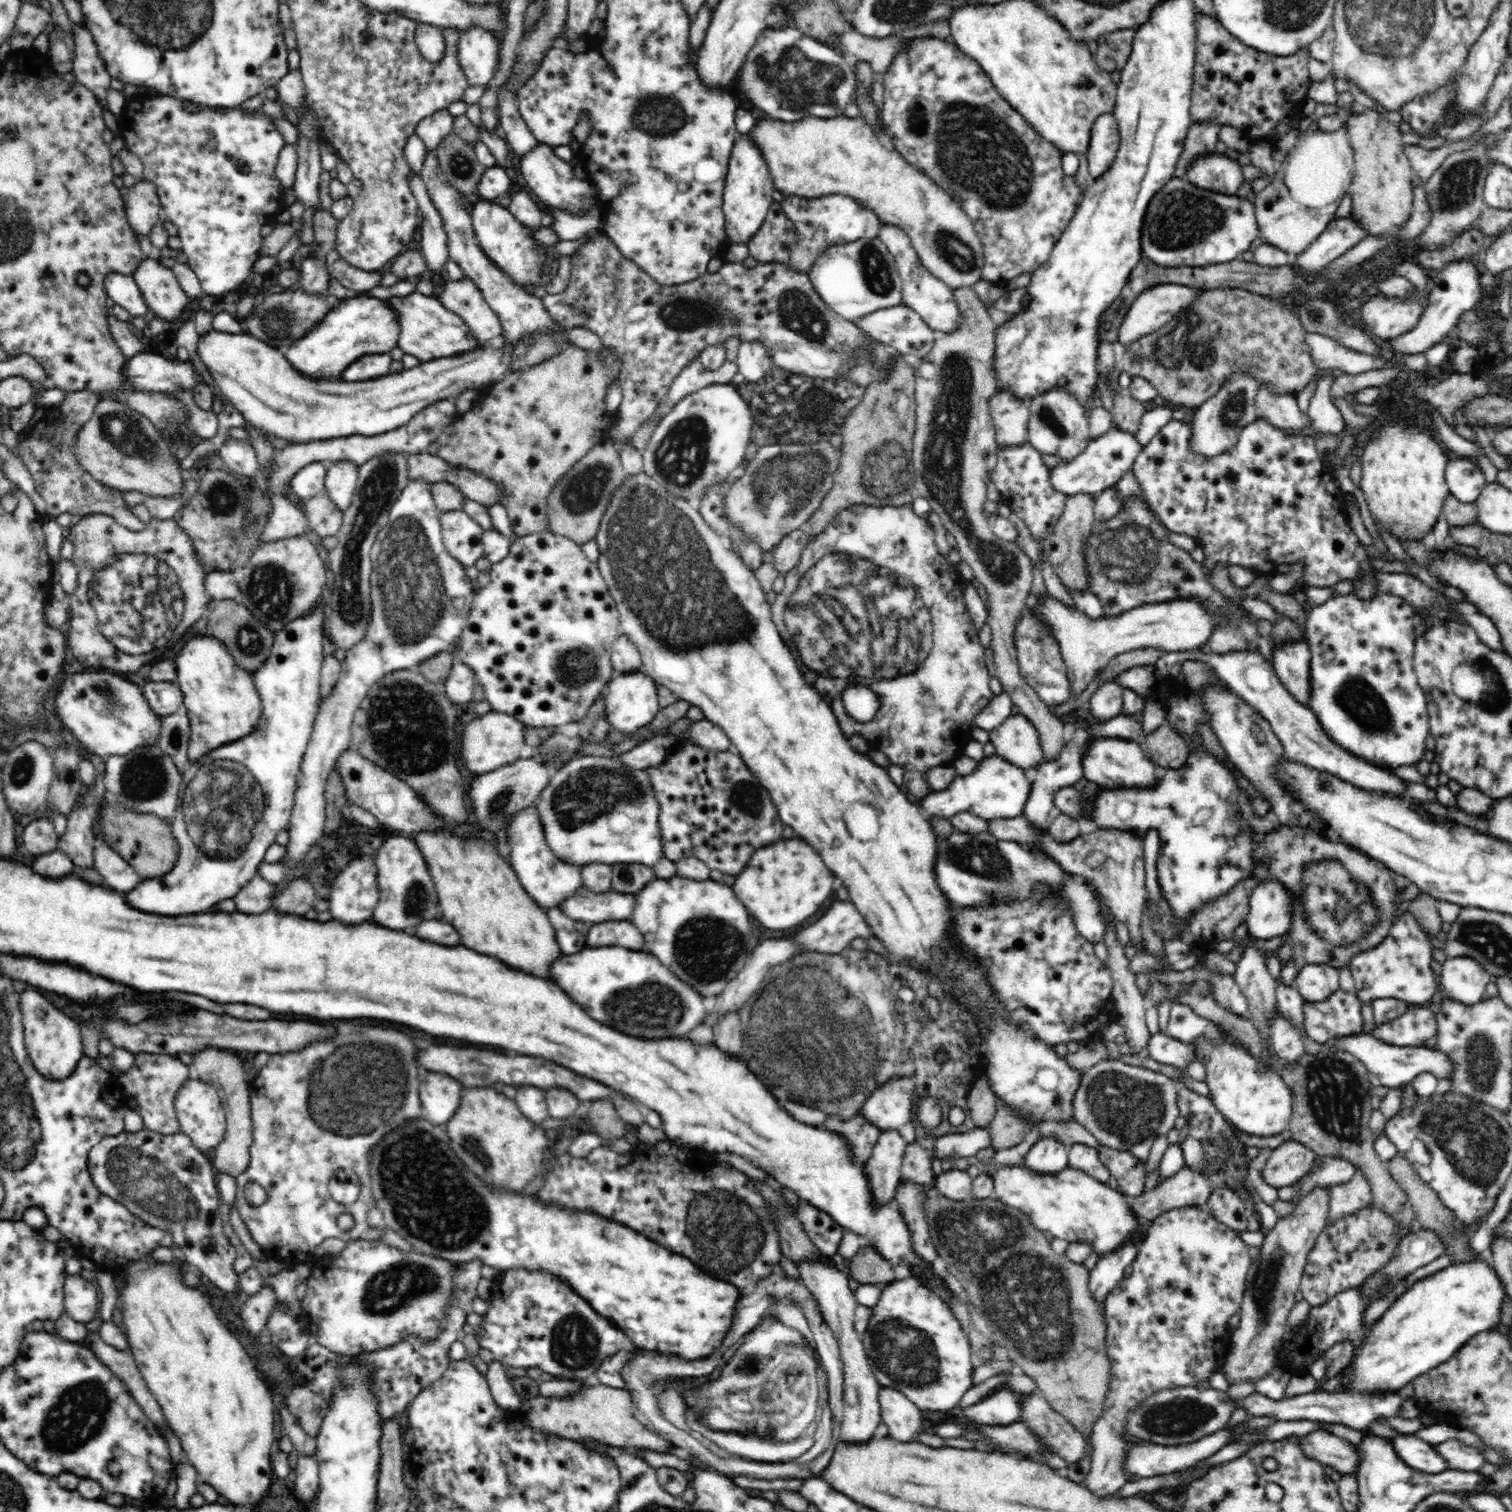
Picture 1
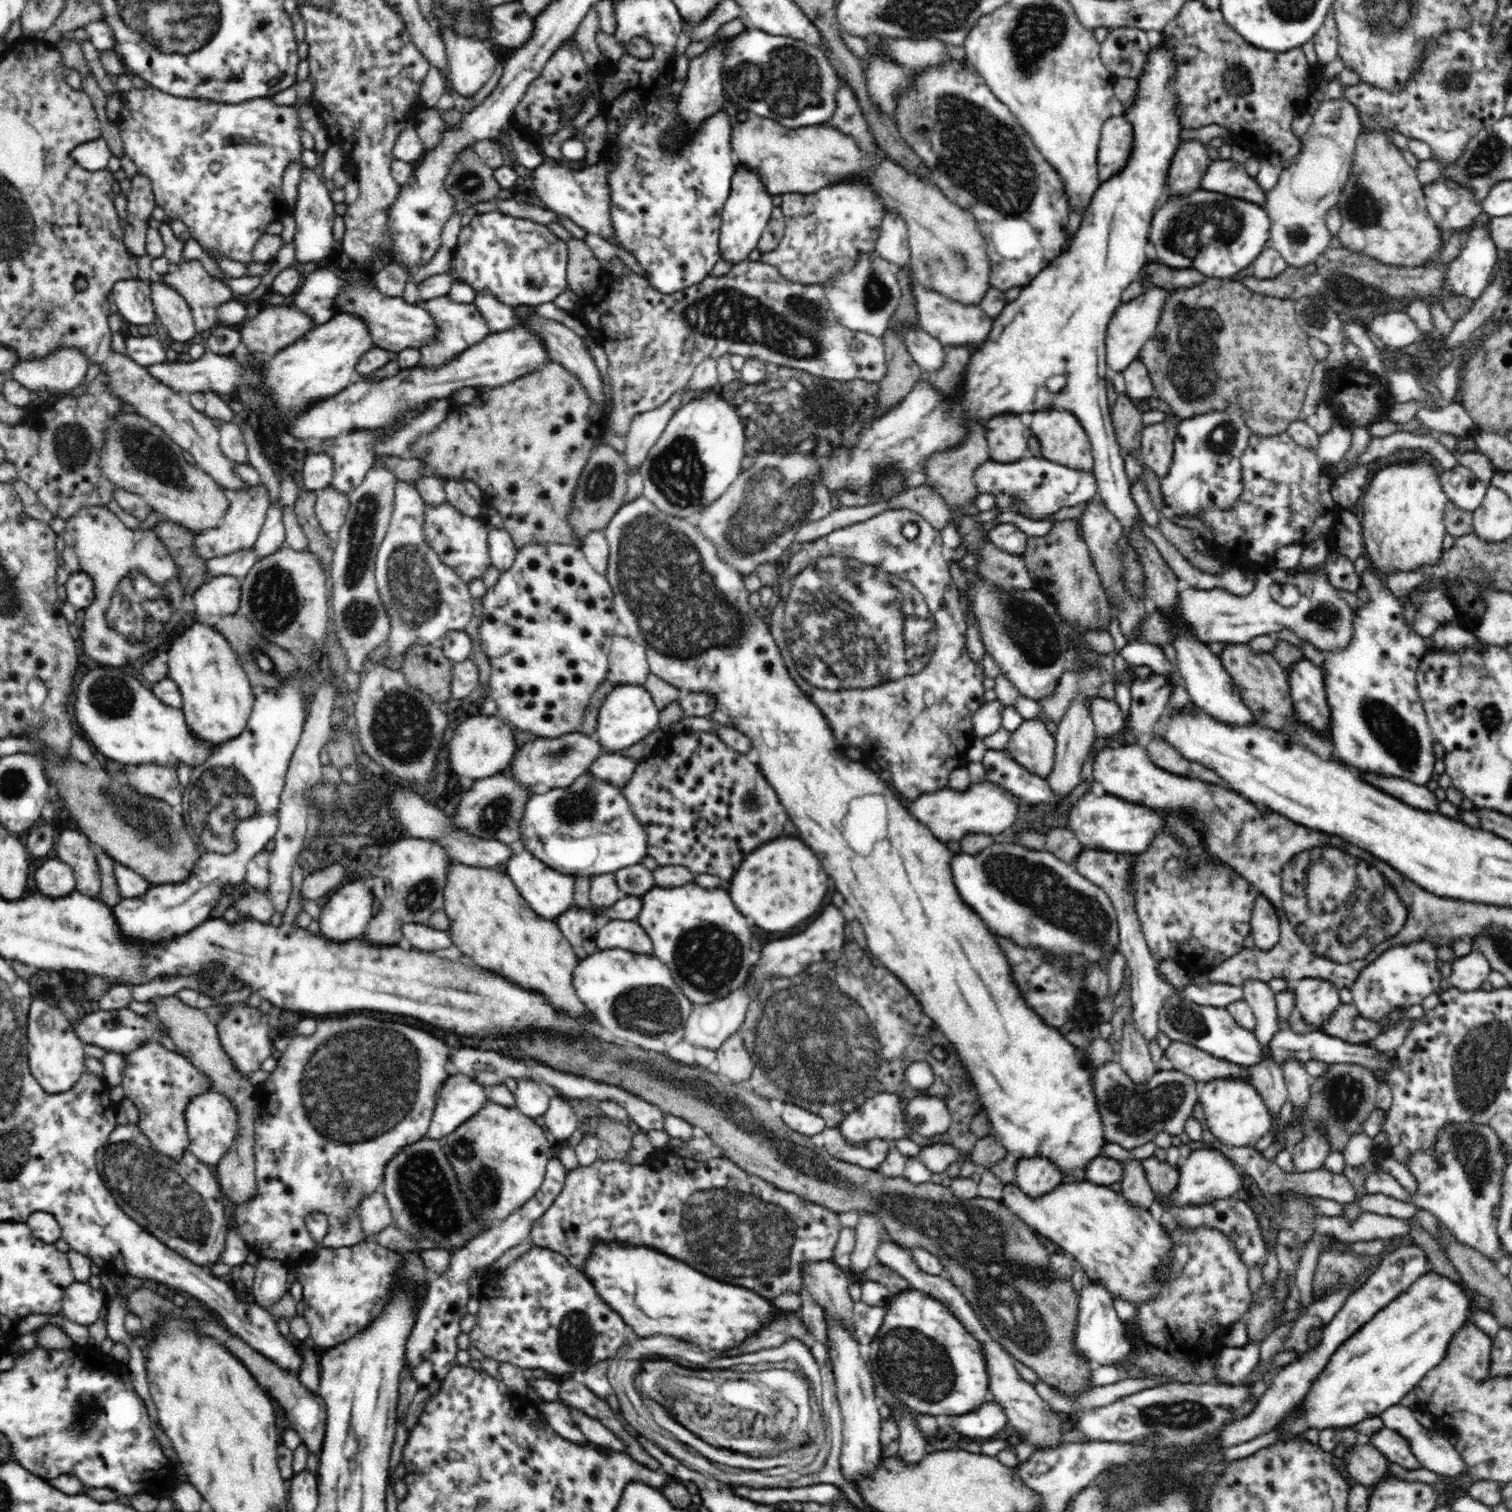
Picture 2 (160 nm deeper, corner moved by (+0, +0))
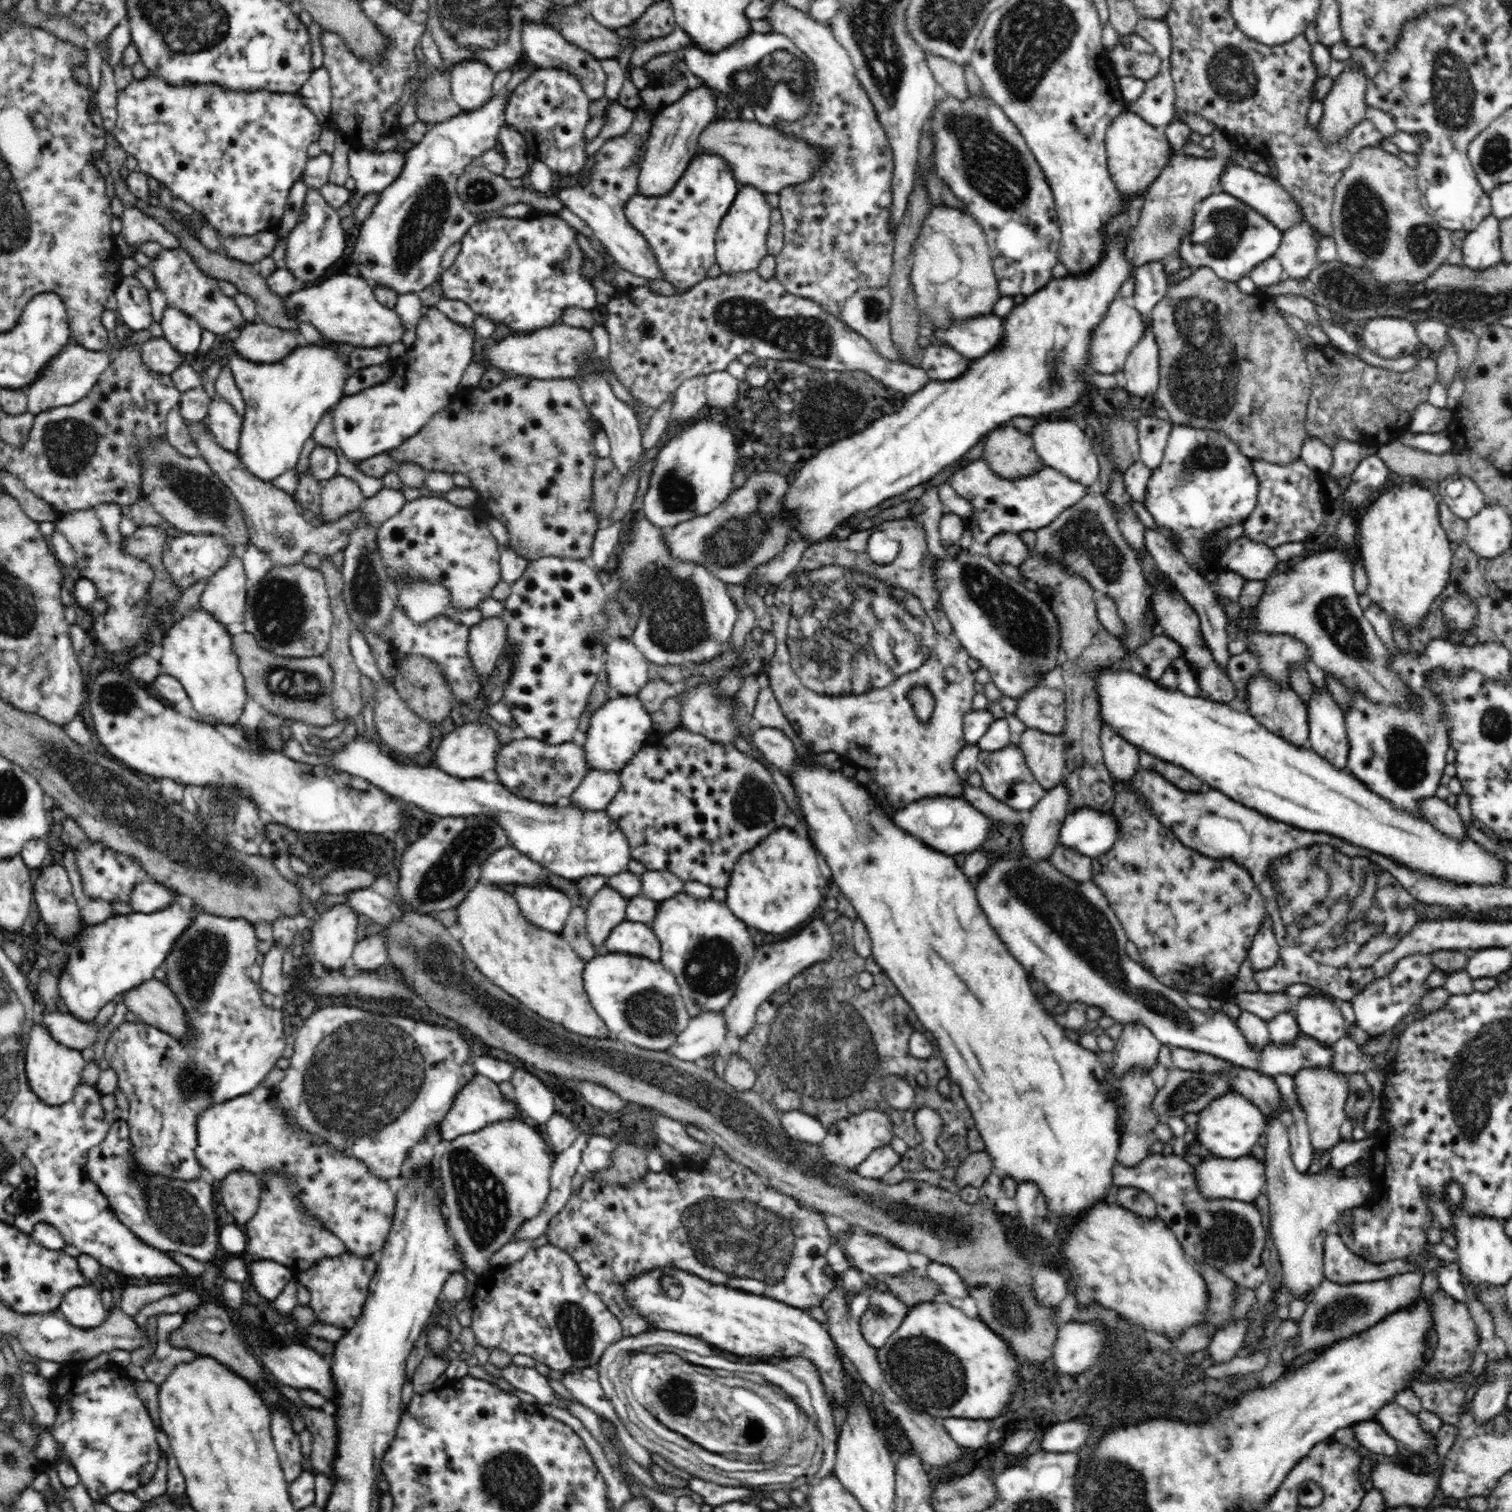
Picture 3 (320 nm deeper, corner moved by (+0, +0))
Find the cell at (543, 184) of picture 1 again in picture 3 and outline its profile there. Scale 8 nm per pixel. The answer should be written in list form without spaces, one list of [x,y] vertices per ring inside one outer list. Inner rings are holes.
[[[638,112],[634,116],[632,126],[626,130],[624,136],[616,136],[606,140],[596,152],[595,161],[586,182],[576,186],[565,187],[556,194],[563,207],[580,217],[594,232],[594,239],[605,247],[607,254],[624,270],[640,276],[644,280],[664,280],[662,269],[658,268],[658,261],[654,251],[626,220],[624,206],[637,192],[637,178],[645,151],[640,151],[643,137],[651,129],[652,119],[646,112]],[[642,154],[643,156],[639,157]]]

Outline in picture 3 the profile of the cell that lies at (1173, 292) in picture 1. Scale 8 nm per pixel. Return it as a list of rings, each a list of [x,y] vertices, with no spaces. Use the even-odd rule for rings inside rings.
[[[1116,298],[1111,302],[1105,317],[1093,330],[1093,336],[1089,342],[1089,368],[1098,374],[1116,374],[1124,368],[1125,360],[1130,351],[1141,340],[1145,330],[1148,329],[1149,321],[1124,299]]]

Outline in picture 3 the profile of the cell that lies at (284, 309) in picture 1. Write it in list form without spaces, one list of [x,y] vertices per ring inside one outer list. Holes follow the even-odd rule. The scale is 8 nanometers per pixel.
[[[265,322],[248,323],[240,328],[240,336],[233,340],[233,350],[240,357],[256,363],[280,362],[292,350],[305,345],[298,330],[282,330],[277,326],[268,326]]]

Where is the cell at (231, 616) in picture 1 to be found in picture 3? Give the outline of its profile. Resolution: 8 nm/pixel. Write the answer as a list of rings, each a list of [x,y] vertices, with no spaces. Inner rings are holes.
[[[246,631],[232,635],[231,639],[234,652],[239,658],[239,669],[245,680],[248,698],[252,698],[266,711],[281,719],[294,719],[322,728],[334,724],[335,709],[332,705],[334,671],[324,657],[276,656],[258,646],[254,635]]]

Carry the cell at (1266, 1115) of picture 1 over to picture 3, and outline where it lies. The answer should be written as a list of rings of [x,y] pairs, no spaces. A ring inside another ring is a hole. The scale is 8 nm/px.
[[[1237,1091],[1226,1092],[1220,1098],[1214,1098],[1198,1113],[1198,1118],[1196,1143],[1202,1144],[1216,1158],[1234,1159],[1250,1155],[1267,1124],[1262,1111]]]

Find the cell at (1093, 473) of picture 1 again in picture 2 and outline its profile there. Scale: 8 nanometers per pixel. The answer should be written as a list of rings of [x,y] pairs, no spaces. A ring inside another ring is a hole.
[[[1030,455],[1014,463],[988,461],[974,472],[974,484],[980,494],[992,494],[1000,513],[1016,511],[1030,520],[1044,520],[1062,508],[1075,507],[1098,498],[1094,472],[1078,471],[1043,457]]]

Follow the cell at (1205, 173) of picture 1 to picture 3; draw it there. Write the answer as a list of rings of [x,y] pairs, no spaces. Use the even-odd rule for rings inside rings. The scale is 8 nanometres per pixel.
[[[1234,164],[1228,167],[1220,174],[1220,185],[1224,192],[1231,194],[1234,198],[1238,198],[1242,202],[1250,206],[1256,212],[1259,212],[1267,218],[1274,226],[1278,227],[1282,233],[1290,230],[1290,226],[1296,226],[1298,222],[1302,222],[1303,210],[1298,201],[1272,177],[1260,174],[1248,165],[1242,166]]]

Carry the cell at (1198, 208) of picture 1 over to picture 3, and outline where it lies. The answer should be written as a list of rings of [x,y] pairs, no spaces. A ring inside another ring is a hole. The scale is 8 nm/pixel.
[[[1224,192],[1210,194],[1198,202],[1191,232],[1178,246],[1178,259],[1193,270],[1200,266],[1211,268],[1218,277],[1237,282],[1266,258],[1275,256],[1282,241],[1282,232],[1262,214],[1246,203]]]

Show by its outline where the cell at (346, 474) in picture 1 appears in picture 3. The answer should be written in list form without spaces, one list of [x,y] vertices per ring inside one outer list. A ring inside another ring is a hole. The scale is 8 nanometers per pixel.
[[[433,306],[426,307],[416,324],[416,340],[406,352],[394,360],[393,373],[379,385],[345,396],[332,409],[338,448],[356,467],[369,458],[386,454],[415,436],[445,406],[461,387],[461,378],[473,357],[473,342],[478,338],[472,325],[458,324]]]

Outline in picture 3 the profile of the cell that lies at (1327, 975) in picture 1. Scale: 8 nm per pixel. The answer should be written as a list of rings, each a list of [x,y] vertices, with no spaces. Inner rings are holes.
[[[1322,992],[1298,1000],[1294,1015],[1301,1034],[1317,1040],[1322,1046],[1332,1046],[1346,1035],[1349,1024],[1338,1003]]]

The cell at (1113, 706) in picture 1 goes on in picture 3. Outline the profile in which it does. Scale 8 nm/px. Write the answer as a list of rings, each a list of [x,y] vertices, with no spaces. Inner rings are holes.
[[[1103,724],[1099,739],[1103,761],[1113,780],[1130,780],[1140,767],[1139,749],[1122,738],[1122,735],[1114,732],[1107,724]]]

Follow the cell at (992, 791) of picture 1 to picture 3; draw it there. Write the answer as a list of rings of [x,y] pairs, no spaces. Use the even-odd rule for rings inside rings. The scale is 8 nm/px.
[[[930,796],[909,802],[894,814],[894,824],[913,834],[926,846],[953,856],[960,852],[970,852],[981,848],[994,824],[994,820],[976,810],[964,797],[950,798],[949,796]]]

